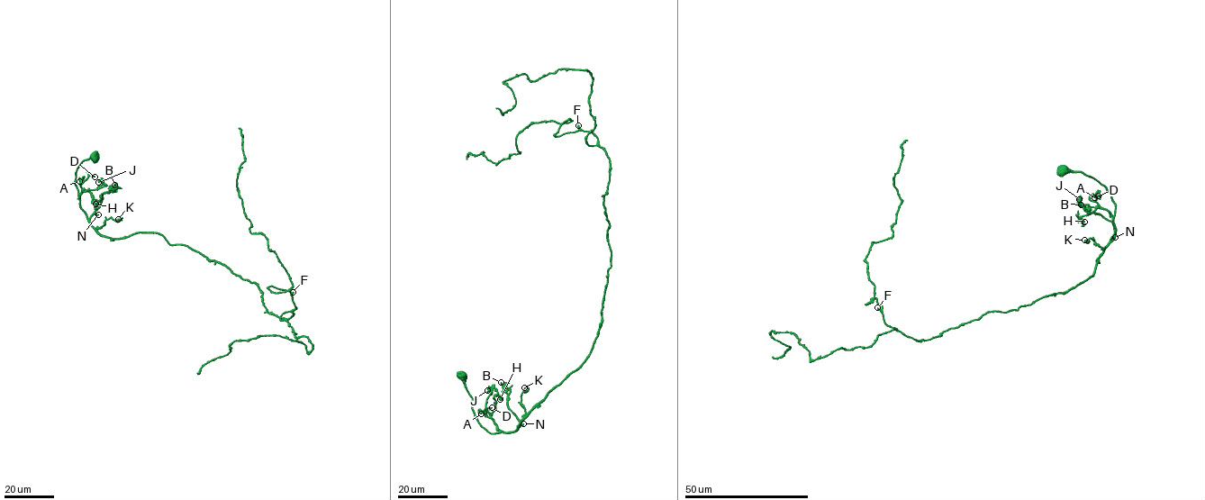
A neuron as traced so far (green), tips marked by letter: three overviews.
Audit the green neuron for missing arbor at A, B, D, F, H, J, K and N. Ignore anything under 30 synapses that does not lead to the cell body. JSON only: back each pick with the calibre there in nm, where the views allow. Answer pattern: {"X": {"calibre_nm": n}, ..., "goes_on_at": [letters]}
{"goes_on_at": []}

